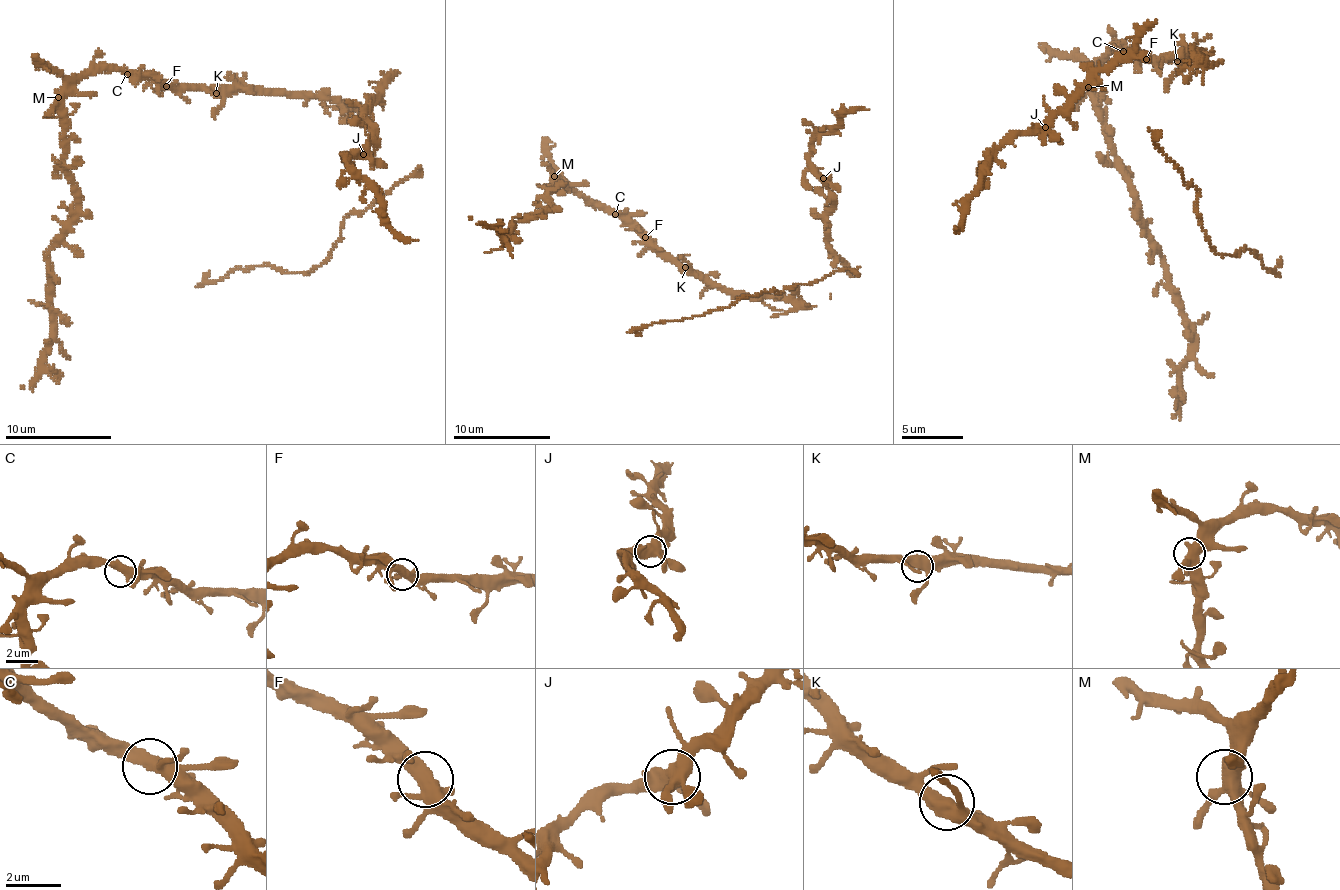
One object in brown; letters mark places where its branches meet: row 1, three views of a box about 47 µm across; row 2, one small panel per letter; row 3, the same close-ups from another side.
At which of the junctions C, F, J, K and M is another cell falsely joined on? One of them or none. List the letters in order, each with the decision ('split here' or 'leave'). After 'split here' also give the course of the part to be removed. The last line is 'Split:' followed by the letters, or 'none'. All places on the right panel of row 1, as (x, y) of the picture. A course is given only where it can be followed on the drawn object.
C: leave
F: leave
J: leave
K: leave
M: leave
Split: none

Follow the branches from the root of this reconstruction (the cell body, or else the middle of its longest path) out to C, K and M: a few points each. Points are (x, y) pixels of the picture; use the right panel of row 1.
C: (1189, 51), (1192, 53), (1149, 59), (1137, 52), (1124, 53), (1122, 51)
K: (1189, 51), (1192, 53), (1182, 54), (1177, 61)
M: (1189, 51), (1192, 53), (1149, 59), (1137, 52), (1127, 53), (1123, 48), (1114, 50), (1088, 87)

